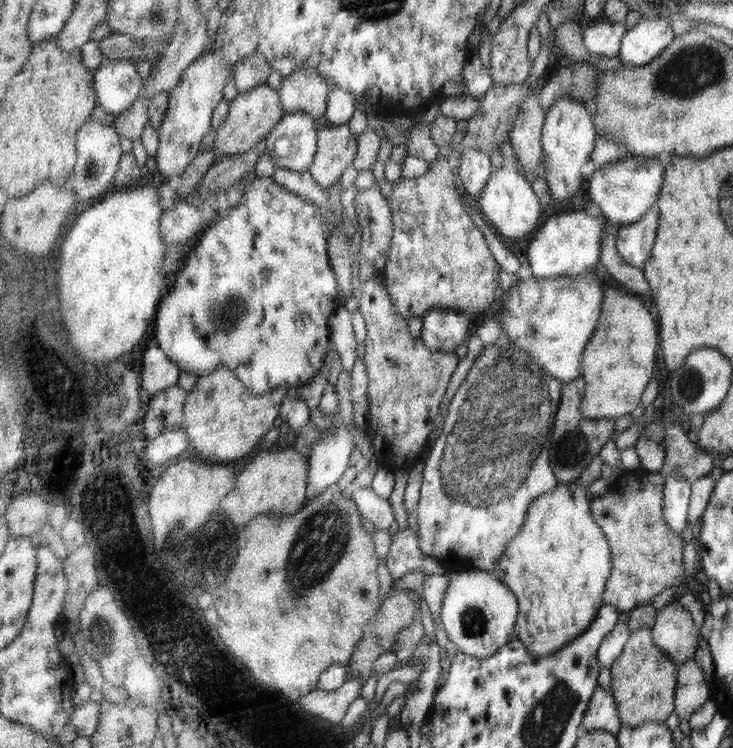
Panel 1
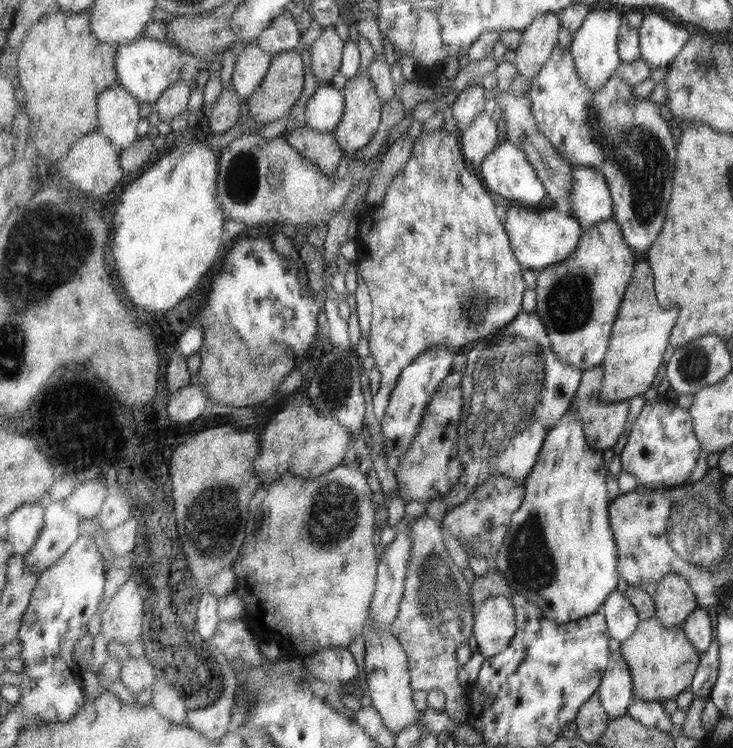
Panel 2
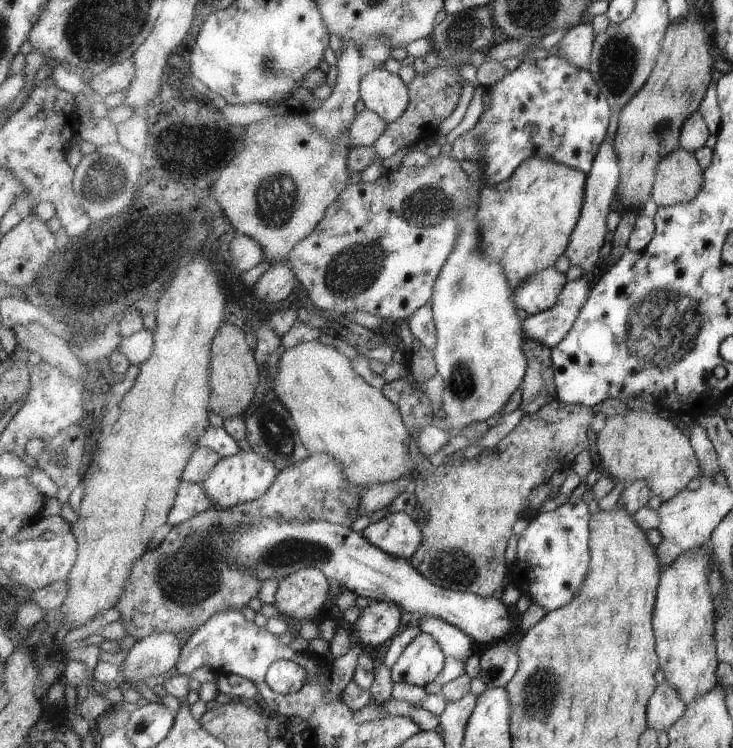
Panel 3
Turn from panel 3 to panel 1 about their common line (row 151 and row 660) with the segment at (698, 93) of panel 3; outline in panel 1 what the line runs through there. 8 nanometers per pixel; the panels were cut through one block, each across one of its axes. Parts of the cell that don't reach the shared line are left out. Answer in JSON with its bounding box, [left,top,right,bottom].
[611,628,678,727]

